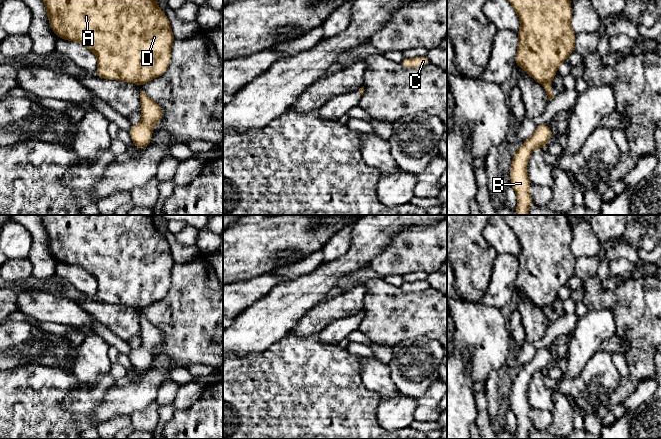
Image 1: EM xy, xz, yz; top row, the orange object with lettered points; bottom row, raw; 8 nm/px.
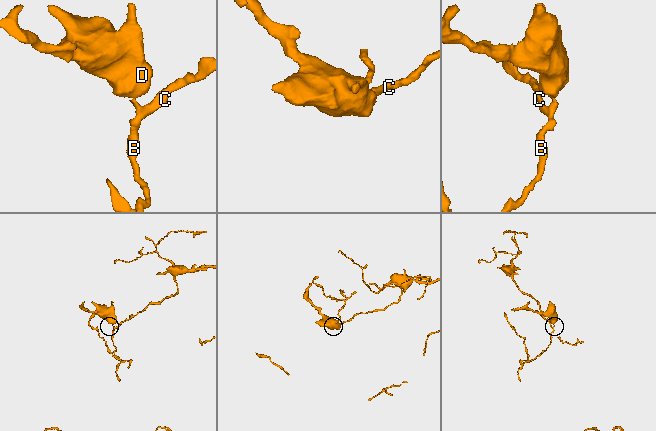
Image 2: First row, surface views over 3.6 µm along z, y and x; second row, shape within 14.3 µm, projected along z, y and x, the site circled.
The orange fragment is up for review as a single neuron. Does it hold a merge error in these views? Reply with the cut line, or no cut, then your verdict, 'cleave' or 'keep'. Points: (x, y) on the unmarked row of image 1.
cut yz (547, 306), (544, 309); cleave

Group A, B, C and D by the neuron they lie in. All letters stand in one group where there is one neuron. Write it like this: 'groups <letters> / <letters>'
groups A D / B C

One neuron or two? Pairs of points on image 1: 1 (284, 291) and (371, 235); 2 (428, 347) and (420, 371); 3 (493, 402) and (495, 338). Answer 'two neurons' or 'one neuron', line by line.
1: one neuron
2: one neuron
3: two neurons

